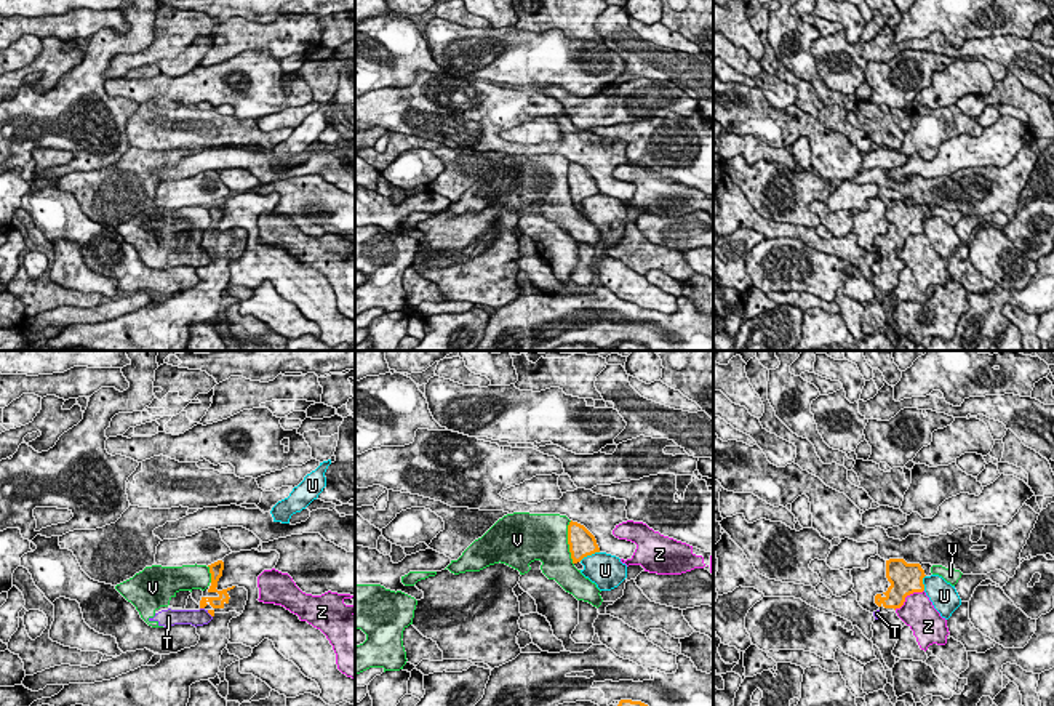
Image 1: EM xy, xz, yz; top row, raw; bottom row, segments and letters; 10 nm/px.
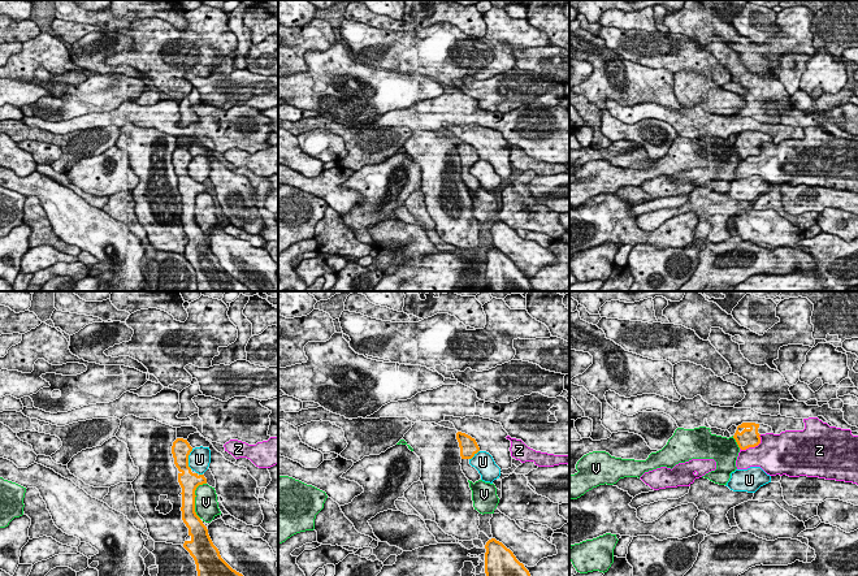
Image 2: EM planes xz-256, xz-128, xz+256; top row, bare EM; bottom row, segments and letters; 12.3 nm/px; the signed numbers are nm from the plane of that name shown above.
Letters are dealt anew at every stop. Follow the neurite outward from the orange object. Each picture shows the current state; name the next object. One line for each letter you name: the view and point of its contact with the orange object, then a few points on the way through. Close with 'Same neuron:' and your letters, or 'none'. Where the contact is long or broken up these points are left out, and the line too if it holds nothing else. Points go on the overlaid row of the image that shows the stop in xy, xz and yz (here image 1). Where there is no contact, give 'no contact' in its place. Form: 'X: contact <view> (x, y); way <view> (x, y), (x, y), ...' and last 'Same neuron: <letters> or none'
Same neuron: none

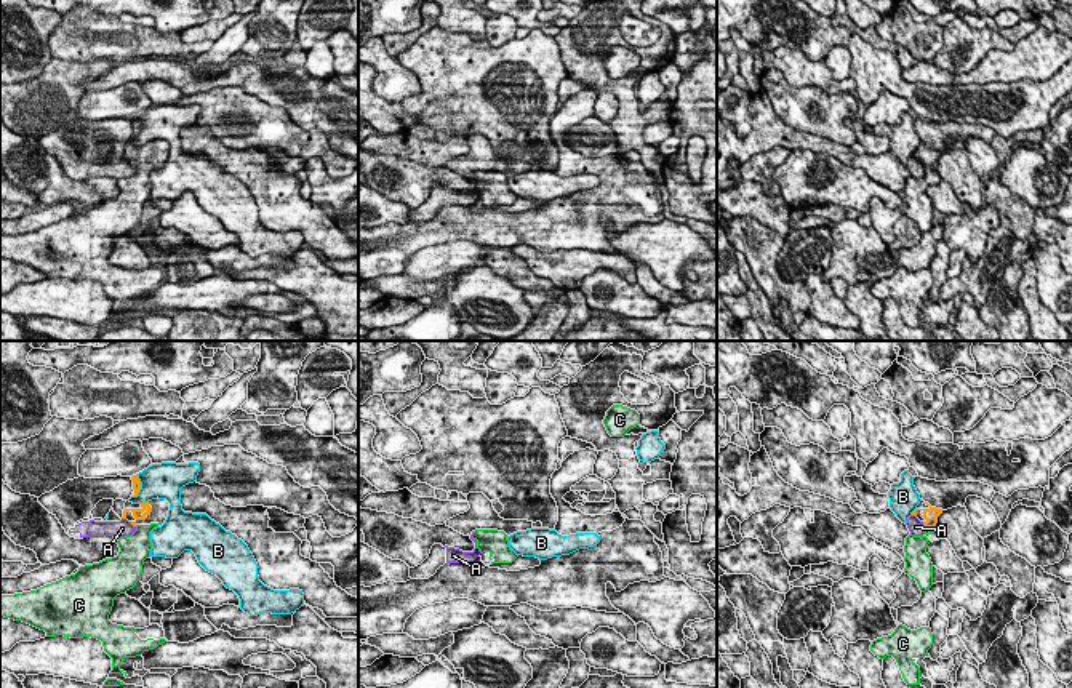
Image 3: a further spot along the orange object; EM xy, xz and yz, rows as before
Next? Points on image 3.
C: contact yz (930, 527); way yz (932, 514), (930, 527), (928, 530)
Same neuron: C

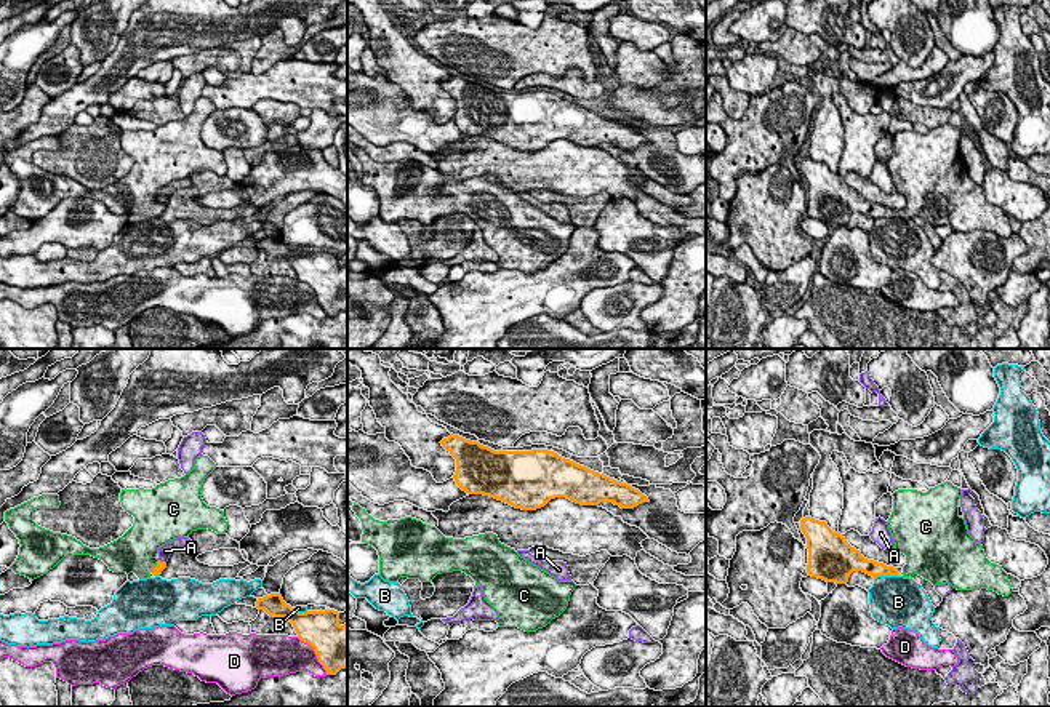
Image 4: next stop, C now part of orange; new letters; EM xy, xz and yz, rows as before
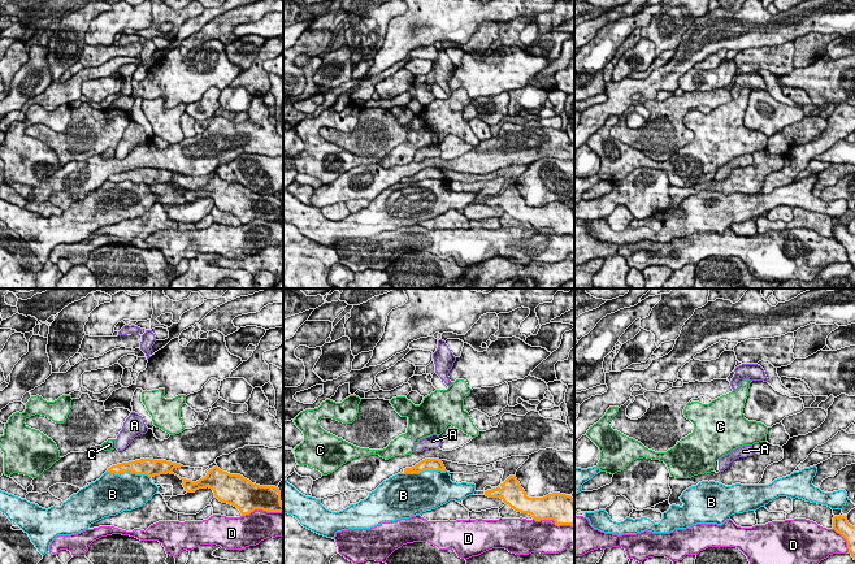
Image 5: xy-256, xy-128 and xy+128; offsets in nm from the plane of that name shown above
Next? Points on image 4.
C: contact xy (156, 567); way xy (160, 565), (156, 567), (136, 551)
Same neuron: C

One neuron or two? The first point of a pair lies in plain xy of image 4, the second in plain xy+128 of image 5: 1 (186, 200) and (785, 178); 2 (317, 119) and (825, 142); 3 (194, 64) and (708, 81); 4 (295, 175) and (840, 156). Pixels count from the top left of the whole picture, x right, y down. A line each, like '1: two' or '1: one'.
1: two
2: one
3: two
4: one

